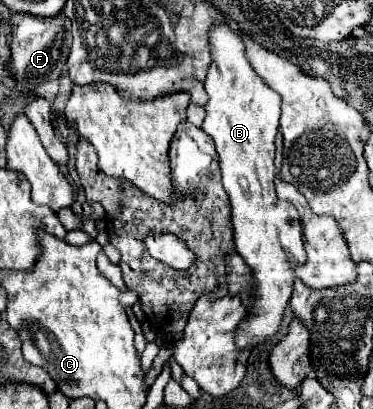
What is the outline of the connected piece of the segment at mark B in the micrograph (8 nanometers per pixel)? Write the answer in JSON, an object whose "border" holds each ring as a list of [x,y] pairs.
{"border":[[[228,25],[212,29],[210,49],[214,61],[204,85],[210,101],[202,129],[214,139],[220,155],[222,183],[232,207],[236,251],[252,269],[252,307],[236,329],[236,349],[252,353],[278,335],[284,309],[294,291],[294,267],[306,259],[306,253],[296,209],[288,201],[278,201],[274,189],[274,137],[282,99],[252,71],[240,35]]]}

